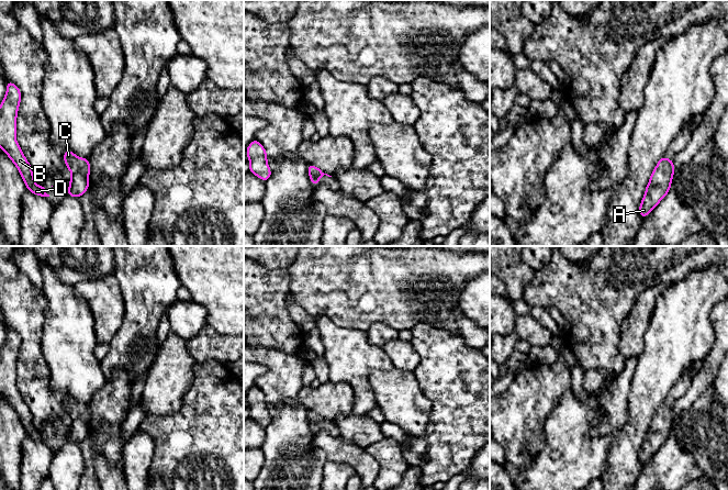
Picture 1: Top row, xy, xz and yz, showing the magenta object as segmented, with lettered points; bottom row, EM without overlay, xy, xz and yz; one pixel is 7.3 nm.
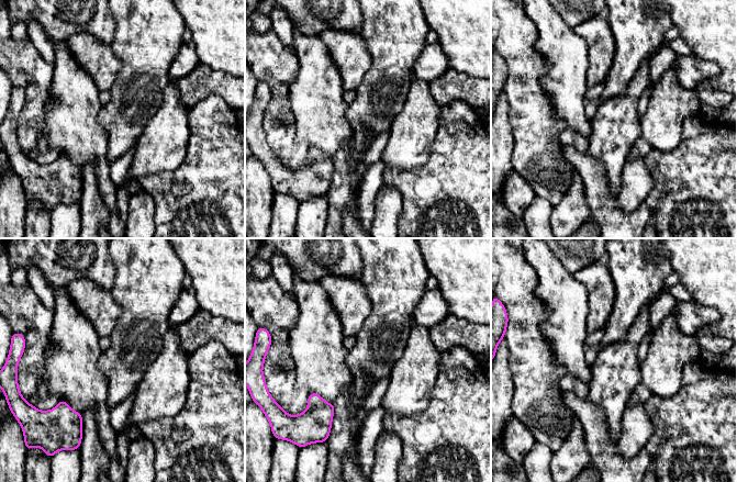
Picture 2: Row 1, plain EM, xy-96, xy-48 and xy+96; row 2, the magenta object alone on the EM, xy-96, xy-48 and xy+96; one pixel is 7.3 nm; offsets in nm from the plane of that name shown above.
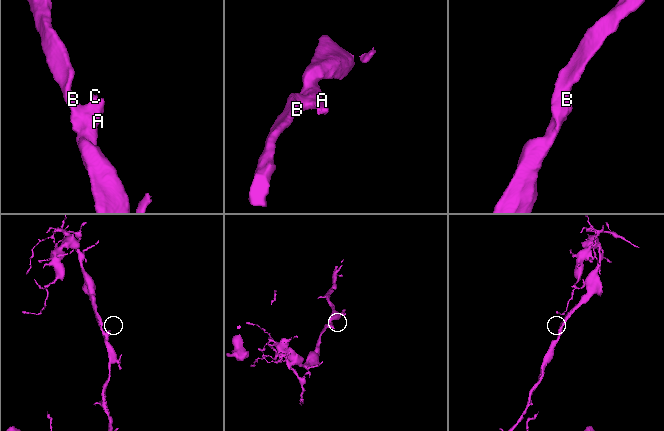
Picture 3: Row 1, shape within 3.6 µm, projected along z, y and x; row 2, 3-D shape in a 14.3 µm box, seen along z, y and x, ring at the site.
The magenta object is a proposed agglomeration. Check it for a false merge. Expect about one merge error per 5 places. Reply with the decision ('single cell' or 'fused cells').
single cell

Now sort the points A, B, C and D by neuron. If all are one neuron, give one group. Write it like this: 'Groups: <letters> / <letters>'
Groups: A B C D

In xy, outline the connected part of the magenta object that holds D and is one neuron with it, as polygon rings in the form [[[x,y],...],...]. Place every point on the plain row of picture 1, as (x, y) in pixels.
[[[7,326],[7,339],[0,350],[0,394],[9,402],[19,415],[26,435],[41,443],[46,439],[46,431],[41,434],[35,430],[33,416],[16,388],[16,361],[21,347],[21,337],[15,330]]]

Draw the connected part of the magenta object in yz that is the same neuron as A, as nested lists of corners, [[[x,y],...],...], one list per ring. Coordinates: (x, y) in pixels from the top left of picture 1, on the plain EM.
[[[664,402],[660,404],[650,422],[649,430],[646,433],[645,443],[638,455],[639,460],[643,465],[650,460],[670,437],[674,416],[672,405],[668,405]]]

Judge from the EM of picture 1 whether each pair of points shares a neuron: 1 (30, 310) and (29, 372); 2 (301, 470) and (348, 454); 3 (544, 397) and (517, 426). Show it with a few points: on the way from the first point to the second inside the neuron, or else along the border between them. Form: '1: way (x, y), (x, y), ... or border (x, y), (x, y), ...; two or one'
1: way (30, 325), (30, 357); one
2: border (313, 437), (312, 446), (322, 450), (327, 459); two
3: way (537, 404), (525, 419); one

